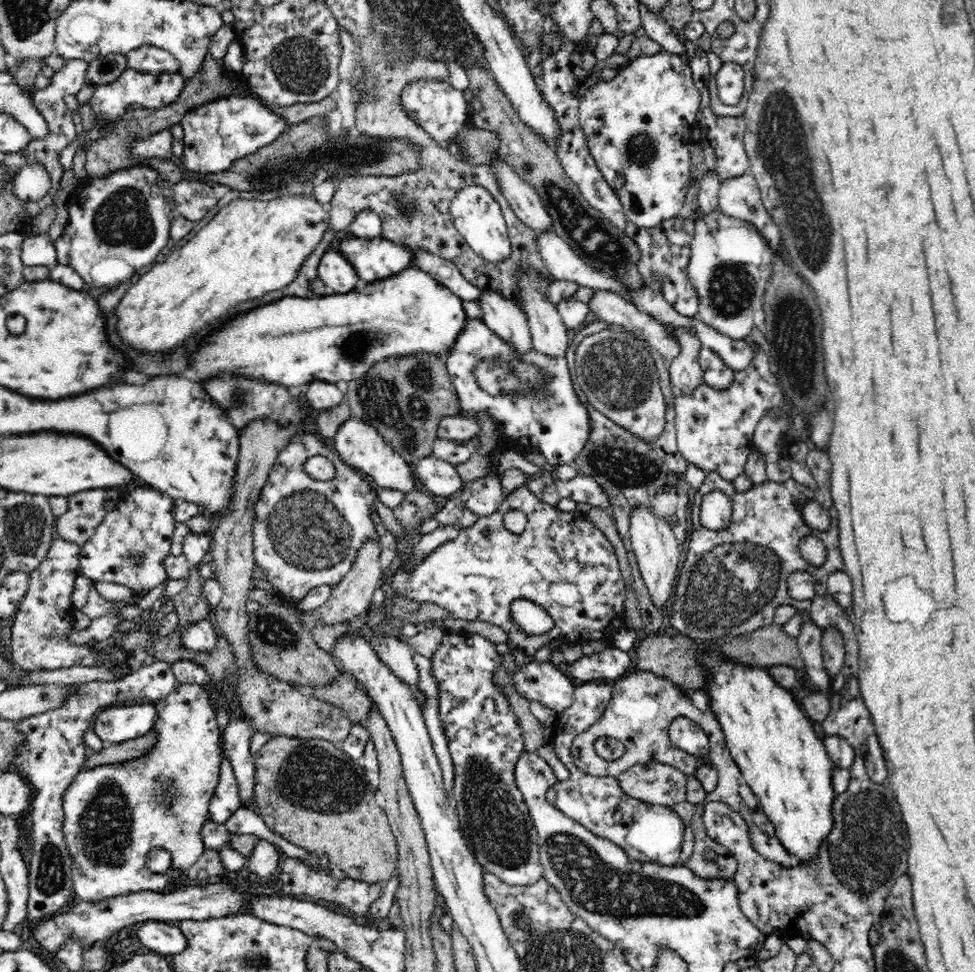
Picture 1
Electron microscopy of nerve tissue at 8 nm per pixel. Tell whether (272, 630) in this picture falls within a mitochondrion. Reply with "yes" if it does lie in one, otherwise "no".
yes

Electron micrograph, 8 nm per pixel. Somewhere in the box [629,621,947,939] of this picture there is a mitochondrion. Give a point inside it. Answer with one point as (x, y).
(867, 847)

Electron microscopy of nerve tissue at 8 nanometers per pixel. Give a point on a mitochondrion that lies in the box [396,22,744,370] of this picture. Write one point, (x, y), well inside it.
(600, 244)

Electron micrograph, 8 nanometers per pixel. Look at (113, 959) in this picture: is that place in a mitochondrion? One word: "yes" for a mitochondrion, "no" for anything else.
no

